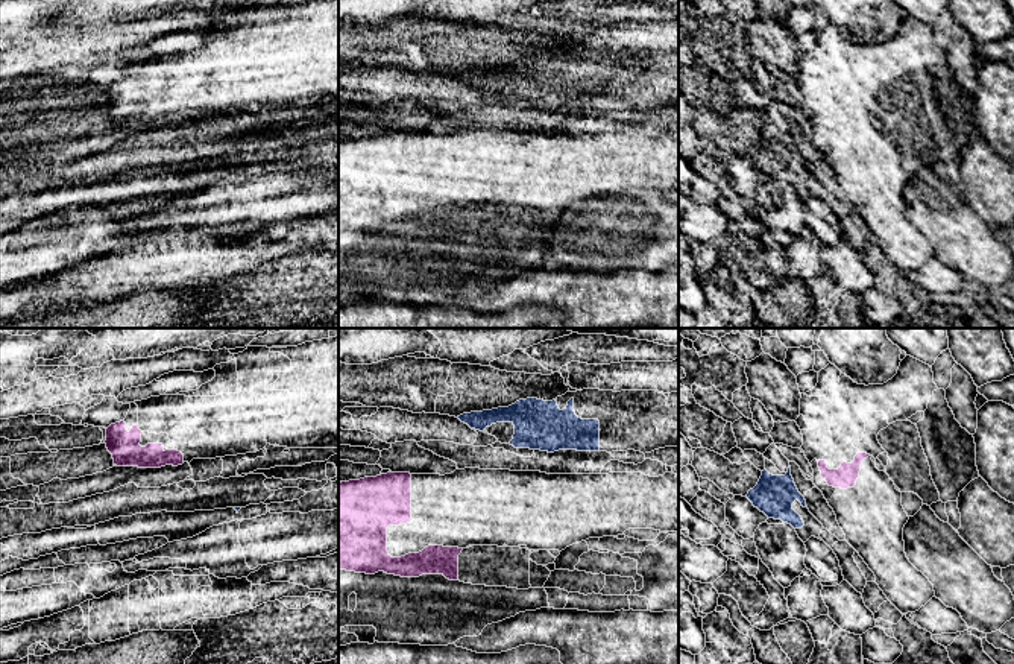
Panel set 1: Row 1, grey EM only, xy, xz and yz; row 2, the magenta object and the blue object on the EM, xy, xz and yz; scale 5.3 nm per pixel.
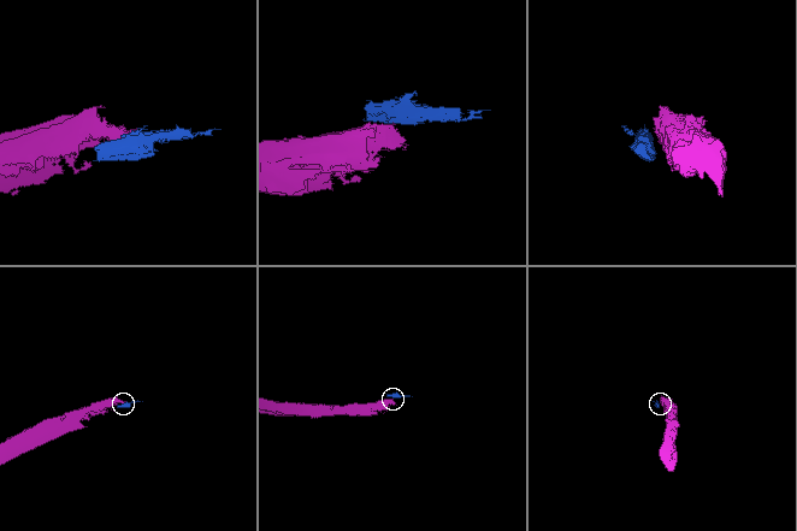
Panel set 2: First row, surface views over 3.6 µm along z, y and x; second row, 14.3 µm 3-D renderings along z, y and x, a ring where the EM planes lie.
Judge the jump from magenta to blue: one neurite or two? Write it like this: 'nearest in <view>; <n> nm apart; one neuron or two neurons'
nearest in yz; 140 nm apart; two neurons

